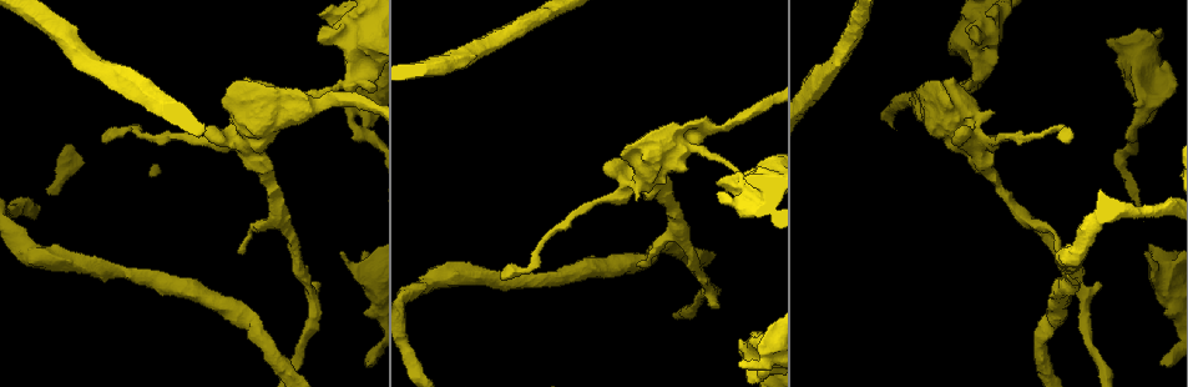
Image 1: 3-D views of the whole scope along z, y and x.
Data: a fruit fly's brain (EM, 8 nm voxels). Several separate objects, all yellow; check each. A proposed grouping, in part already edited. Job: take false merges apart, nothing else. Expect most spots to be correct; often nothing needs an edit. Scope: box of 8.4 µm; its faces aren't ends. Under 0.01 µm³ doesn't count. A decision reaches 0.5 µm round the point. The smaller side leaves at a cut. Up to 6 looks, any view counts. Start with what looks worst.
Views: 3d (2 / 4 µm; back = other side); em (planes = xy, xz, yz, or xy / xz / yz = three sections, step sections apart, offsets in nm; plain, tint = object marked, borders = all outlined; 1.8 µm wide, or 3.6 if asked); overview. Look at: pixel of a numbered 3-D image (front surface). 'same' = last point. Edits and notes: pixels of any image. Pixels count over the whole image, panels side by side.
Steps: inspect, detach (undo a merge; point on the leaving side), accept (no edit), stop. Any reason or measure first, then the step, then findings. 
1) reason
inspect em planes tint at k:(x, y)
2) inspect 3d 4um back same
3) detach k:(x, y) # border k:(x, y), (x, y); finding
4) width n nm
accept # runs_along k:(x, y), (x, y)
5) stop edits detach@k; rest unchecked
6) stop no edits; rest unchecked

sharp bend
inspect 3d 4um back at 1:(1155, 97)

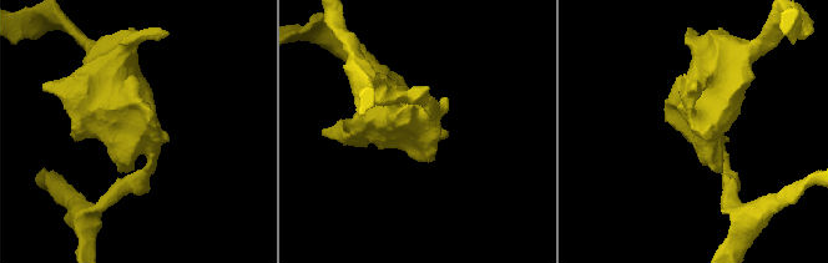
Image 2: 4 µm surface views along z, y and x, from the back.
need the tissue
inspect em planes tint at 2:(420, 128)

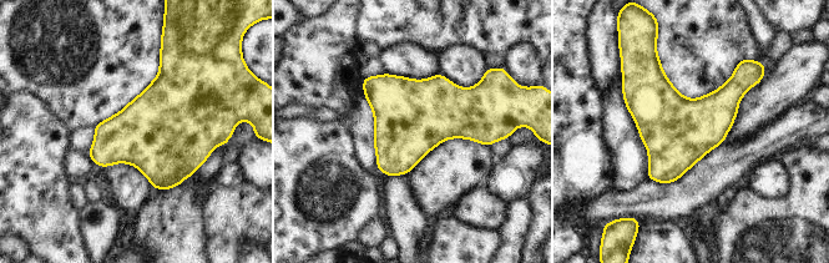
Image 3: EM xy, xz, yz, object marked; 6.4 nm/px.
accept # one cell here

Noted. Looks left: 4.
thick turns thin
inspect em 3.6um planes tint at 1:(256, 139)

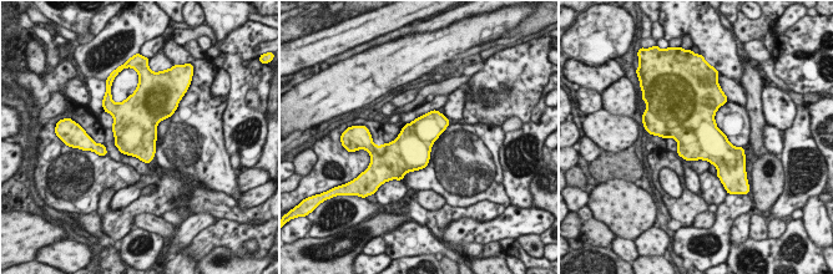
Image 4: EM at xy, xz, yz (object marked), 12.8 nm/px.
width 480 nm
accept # continuous, no second cell

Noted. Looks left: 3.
side arm on a straight run
inspect em xz step 16 tint at 1:(1029, 223)

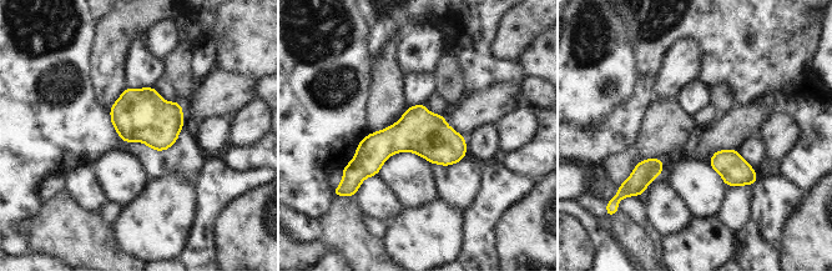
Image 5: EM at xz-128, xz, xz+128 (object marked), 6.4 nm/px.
cut it another way
inspect em planes tint same

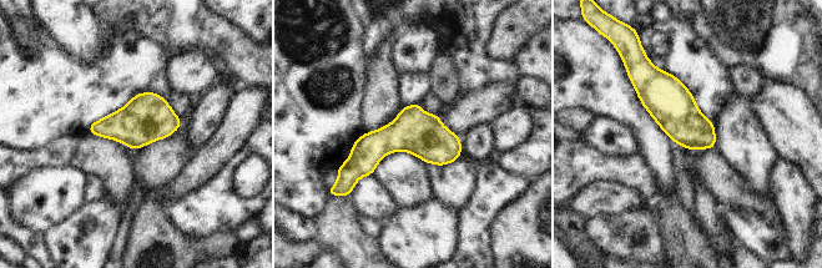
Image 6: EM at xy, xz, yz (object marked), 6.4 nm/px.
accept # runs_along 6:(457, 140), (386, 140), (349, 171); all the same cell

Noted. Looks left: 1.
stop no edits; rest unchecked

